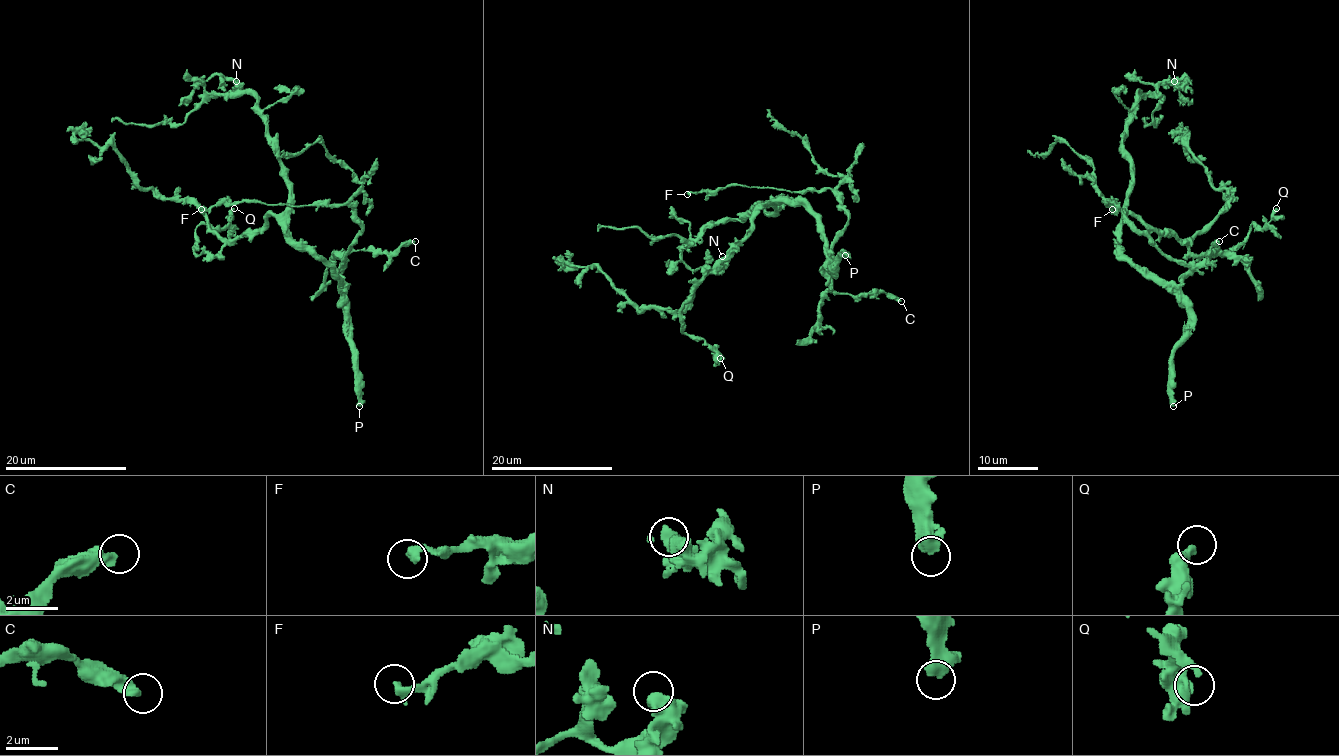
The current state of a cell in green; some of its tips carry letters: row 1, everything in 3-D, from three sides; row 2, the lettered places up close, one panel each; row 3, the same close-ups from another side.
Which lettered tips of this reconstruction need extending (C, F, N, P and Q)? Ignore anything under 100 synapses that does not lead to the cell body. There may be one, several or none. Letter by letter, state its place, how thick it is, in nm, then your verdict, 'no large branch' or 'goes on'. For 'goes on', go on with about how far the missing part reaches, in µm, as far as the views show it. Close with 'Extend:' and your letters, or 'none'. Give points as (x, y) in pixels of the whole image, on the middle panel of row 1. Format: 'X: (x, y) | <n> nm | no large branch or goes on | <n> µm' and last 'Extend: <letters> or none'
C: (901, 301) | 360 nm | no large branch
F: (687, 194) | 340 nm | no large branch
N: (722, 256) | 550 nm | no large branch
P: (845, 255) | 380 nm | no large branch
Q: (720, 358) | 440 nm | no large branch
Extend: none

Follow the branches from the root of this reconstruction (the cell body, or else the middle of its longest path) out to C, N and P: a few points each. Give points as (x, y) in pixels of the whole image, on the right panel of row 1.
C: (1120, 247), (1138, 268), (1178, 283), (1214, 250), (1211, 252), (1219, 241)
N: (1120, 247), (1130, 179), (1123, 147), (1126, 118), (1137, 94), (1185, 81), (1185, 74), (1182, 86), (1174, 81)
P: (1120, 247), (1138, 268), (1150, 271), (1187, 311), (1188, 338), (1173, 355), (1173, 406)

